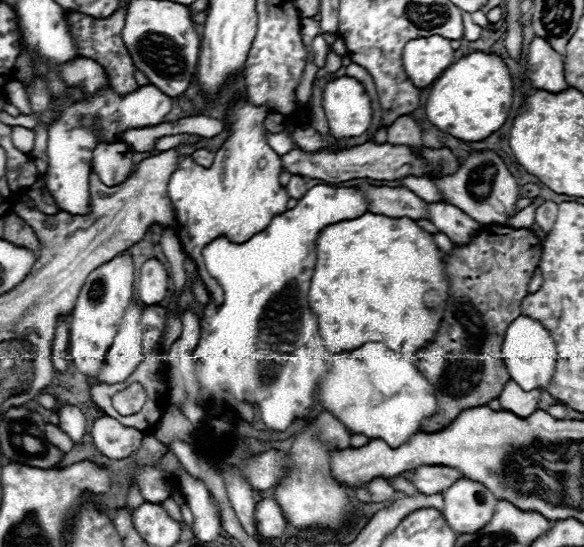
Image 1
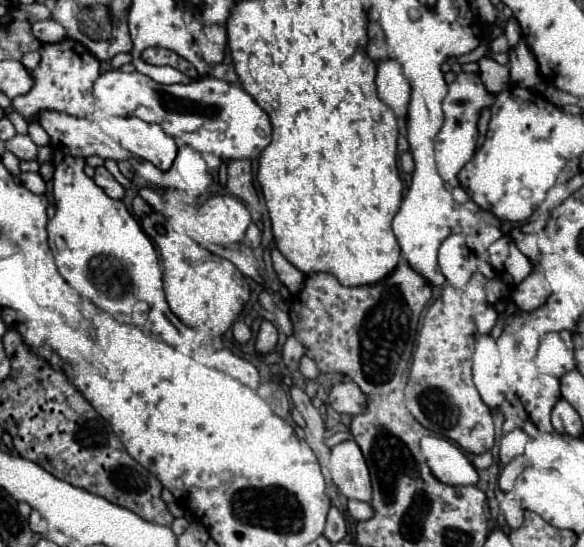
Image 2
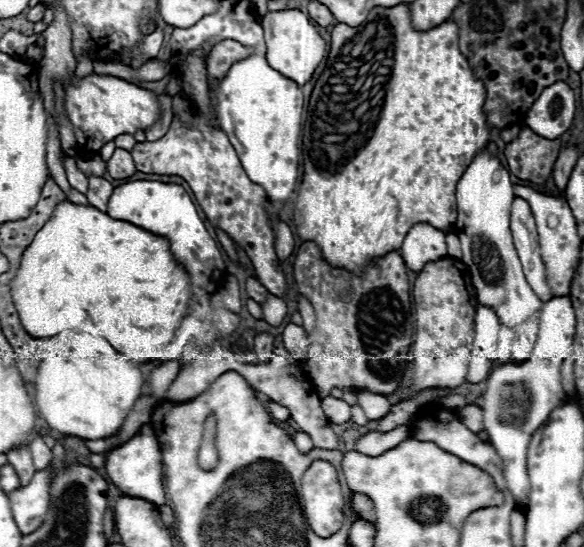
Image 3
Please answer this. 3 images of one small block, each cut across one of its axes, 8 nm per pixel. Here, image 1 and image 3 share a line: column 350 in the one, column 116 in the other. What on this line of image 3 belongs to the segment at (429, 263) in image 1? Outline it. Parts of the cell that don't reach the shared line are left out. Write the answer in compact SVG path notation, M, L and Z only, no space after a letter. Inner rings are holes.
M62 202L40 234L36 234L32 246L24 250L20 270L12 280L12 298L24 330L34 338L50 338L64 330L88 332L106 338L124 358L144 362L150 358L172 358L170 346L190 316L192 284L186 268L172 256L168 238L130 222L114 220L94 206ZM48 306L70 306L72 310L32 310Z

